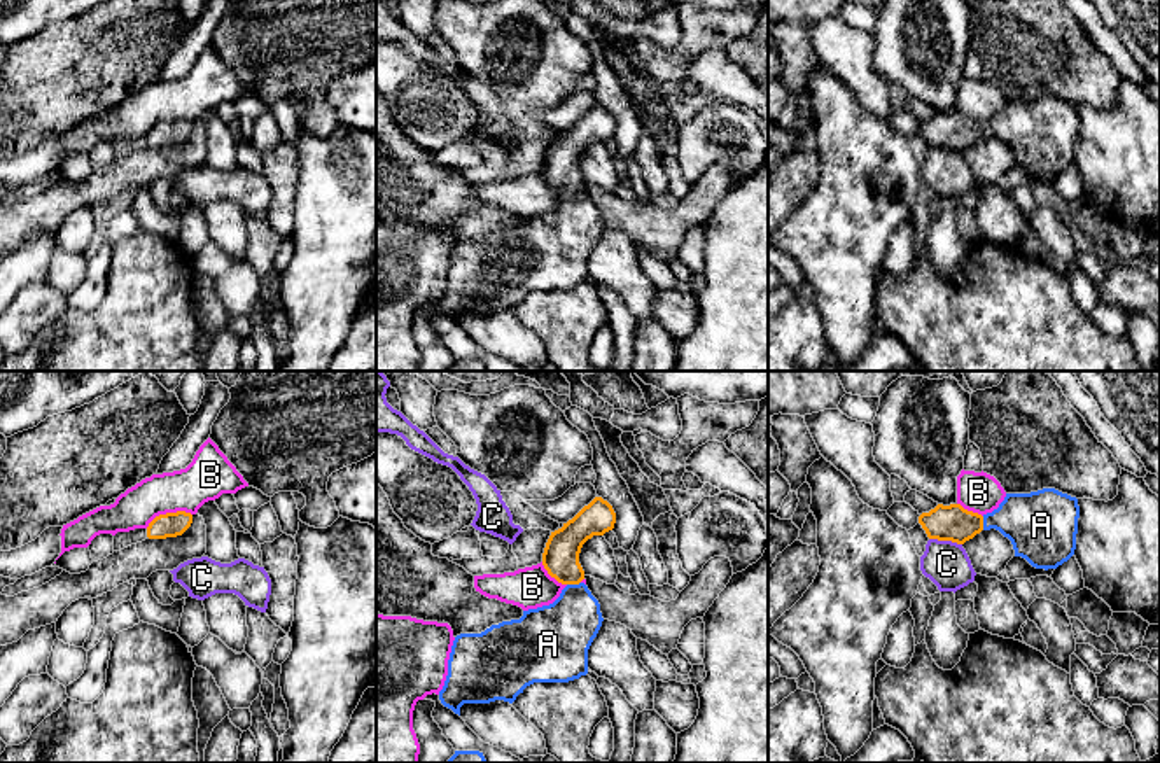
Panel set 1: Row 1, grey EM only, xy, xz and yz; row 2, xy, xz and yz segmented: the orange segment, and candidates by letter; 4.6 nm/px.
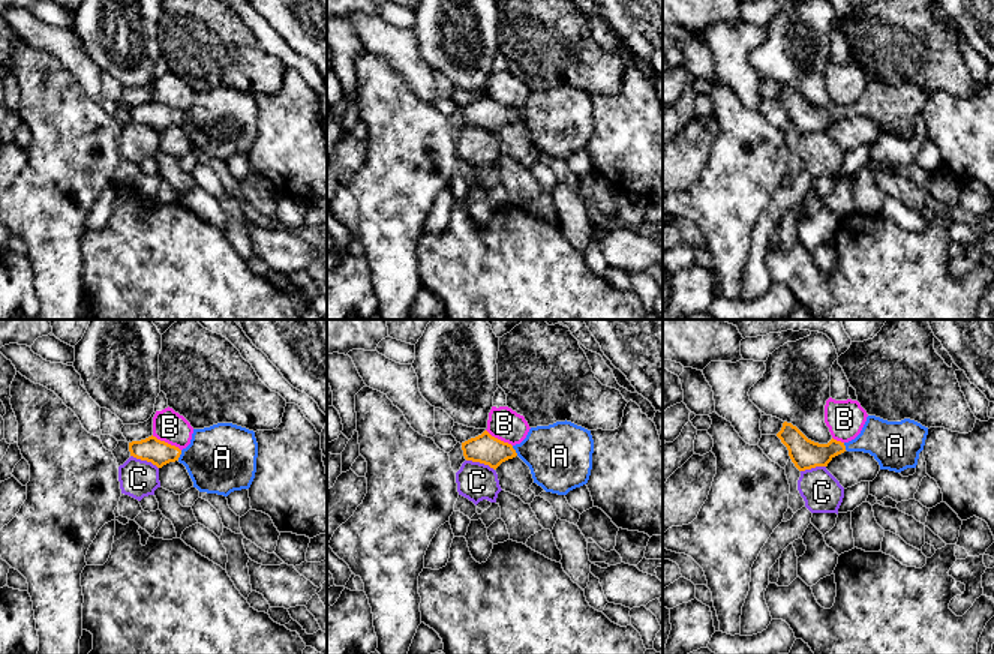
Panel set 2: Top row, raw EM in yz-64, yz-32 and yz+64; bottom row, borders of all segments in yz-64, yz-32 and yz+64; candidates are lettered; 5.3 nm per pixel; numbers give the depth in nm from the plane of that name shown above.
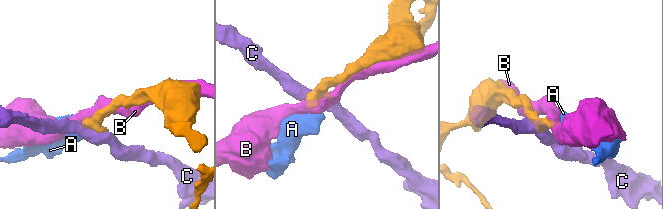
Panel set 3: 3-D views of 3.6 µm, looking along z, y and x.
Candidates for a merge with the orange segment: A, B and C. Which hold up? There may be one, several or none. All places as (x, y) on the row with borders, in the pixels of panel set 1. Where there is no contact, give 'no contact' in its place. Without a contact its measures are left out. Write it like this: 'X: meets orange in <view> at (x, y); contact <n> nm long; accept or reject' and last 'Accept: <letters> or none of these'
A: meets orange in xz at (573, 583); contact 70 nm long; accept
B: meets orange in xy at (168, 513); contact 220 nm long; reject
C: meets orange in yz at (945, 539); contact 160 nm long; reject
Accept: A

